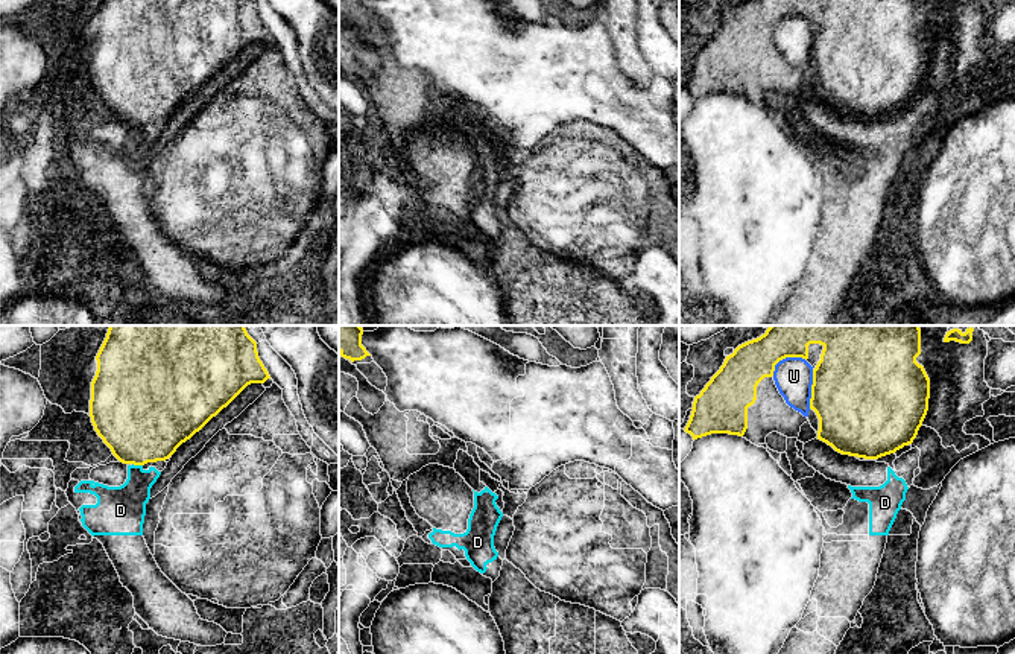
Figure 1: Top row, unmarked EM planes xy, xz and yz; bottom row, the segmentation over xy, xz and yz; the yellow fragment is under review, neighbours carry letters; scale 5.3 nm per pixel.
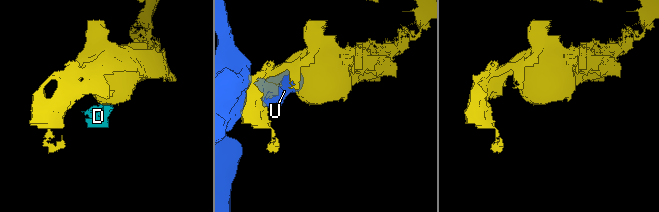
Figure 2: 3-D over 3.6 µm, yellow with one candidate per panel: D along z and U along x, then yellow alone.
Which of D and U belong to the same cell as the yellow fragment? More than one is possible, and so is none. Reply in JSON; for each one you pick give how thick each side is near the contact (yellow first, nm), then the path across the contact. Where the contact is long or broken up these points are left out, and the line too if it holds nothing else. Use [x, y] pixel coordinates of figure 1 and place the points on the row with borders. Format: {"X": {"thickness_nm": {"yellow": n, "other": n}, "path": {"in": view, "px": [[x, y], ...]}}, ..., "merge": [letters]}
{"D": {"thickness_nm": {"yellow": 480, "other": 240}, "path": {"in": "xy", "px": [[142, 417], [137, 464], [137, 490], [122, 508]]}}, "merge": ["D"]}

